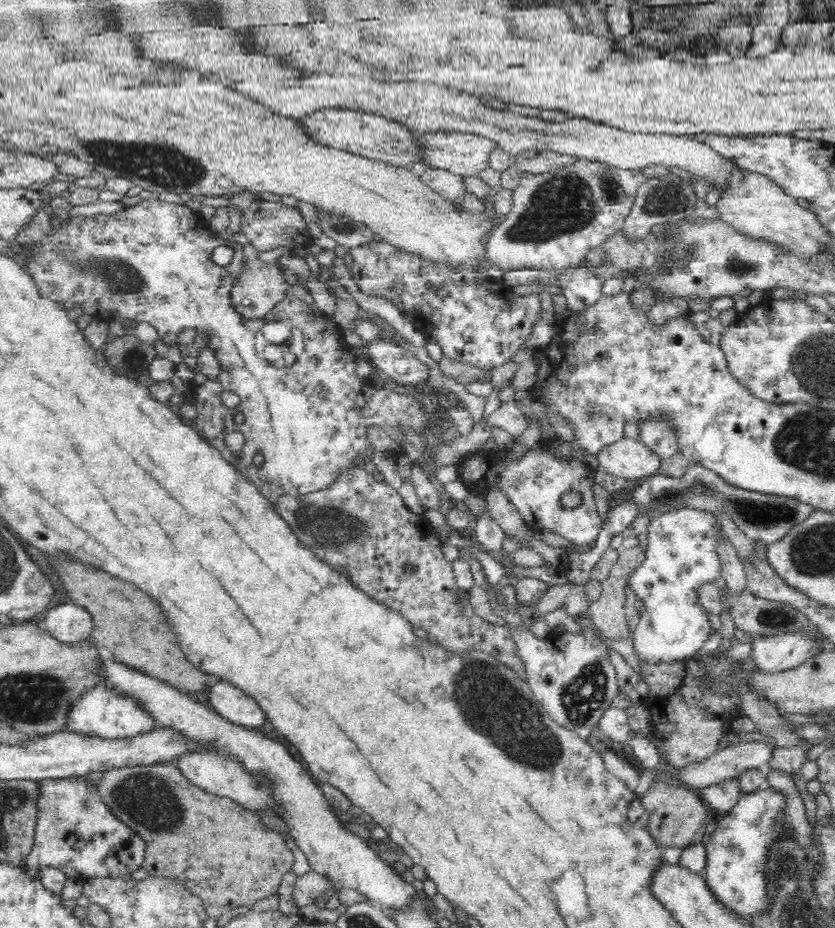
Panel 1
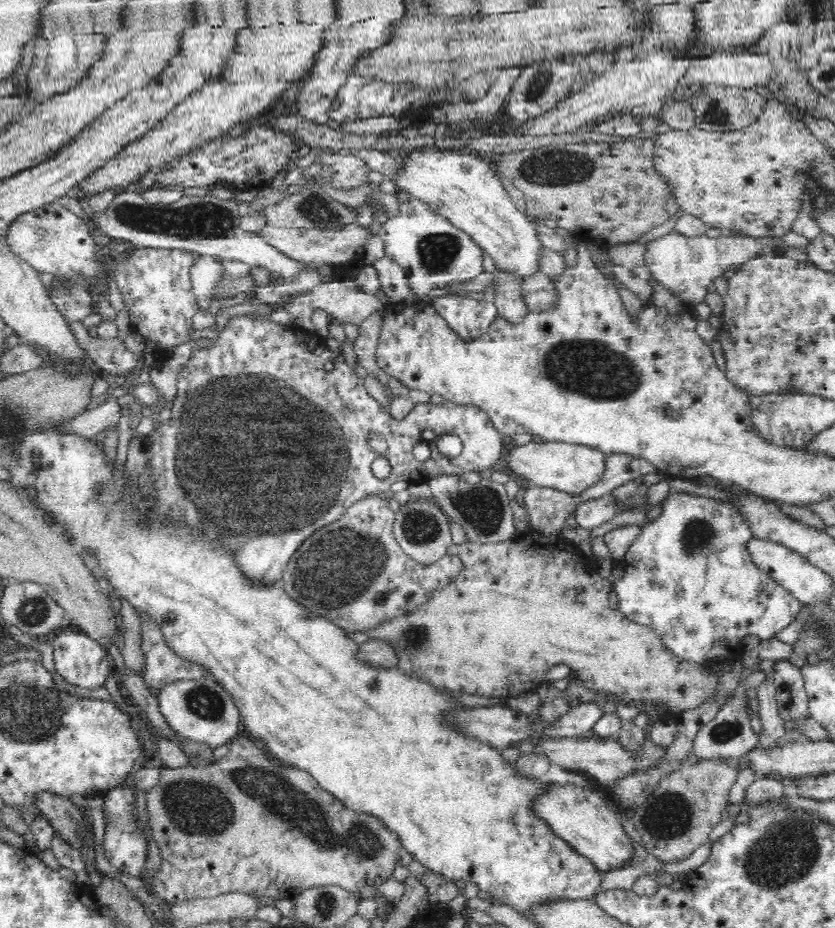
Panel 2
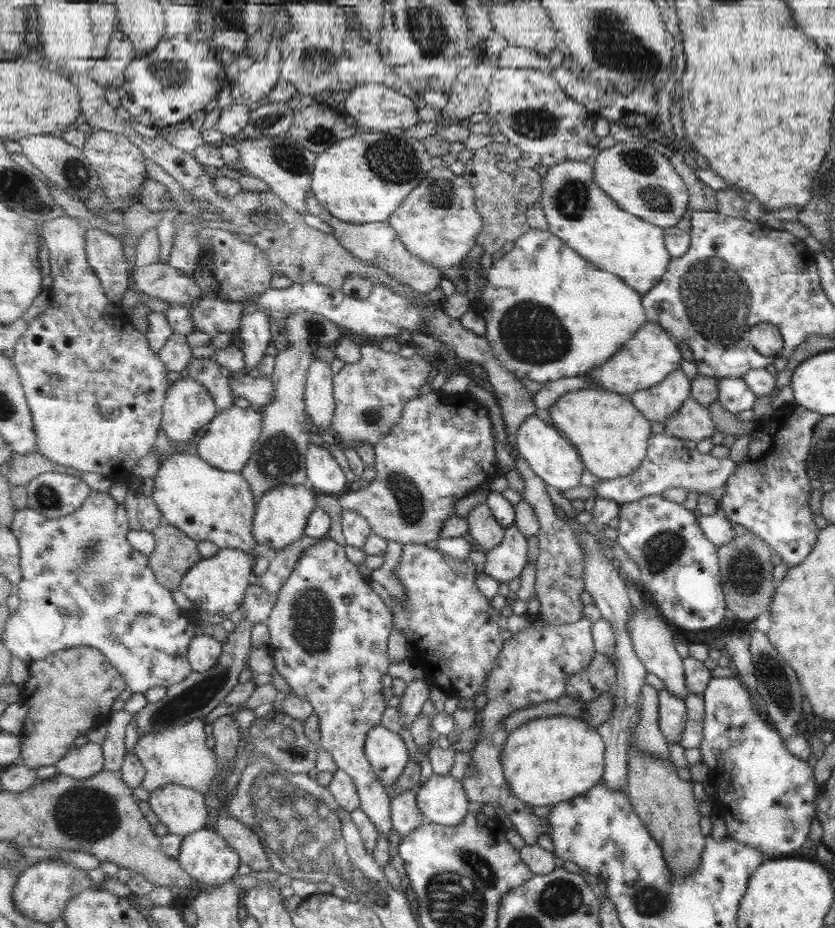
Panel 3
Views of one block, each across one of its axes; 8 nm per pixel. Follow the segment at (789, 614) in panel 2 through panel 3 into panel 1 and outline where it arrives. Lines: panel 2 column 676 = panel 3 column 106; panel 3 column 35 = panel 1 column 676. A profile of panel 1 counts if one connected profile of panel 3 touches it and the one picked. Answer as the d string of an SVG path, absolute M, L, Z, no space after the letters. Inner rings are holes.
M697 508L664 512L650 522L645 560L628 580L628 587L634 587L646 607L631 634L640 663L654 666L695 657L710 638L709 615L699 604L698 590L720 576L716 546L721 530L716 514Z

